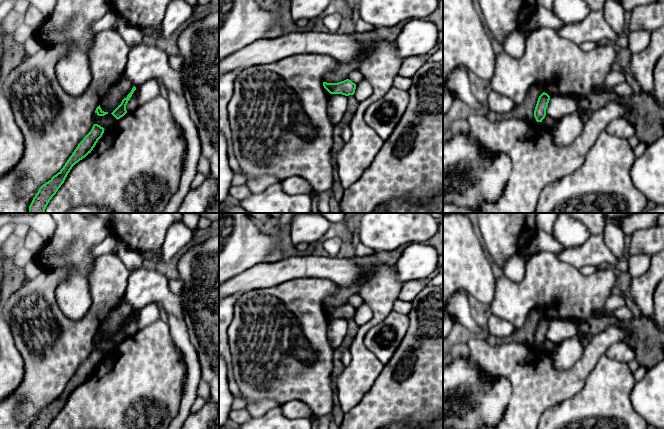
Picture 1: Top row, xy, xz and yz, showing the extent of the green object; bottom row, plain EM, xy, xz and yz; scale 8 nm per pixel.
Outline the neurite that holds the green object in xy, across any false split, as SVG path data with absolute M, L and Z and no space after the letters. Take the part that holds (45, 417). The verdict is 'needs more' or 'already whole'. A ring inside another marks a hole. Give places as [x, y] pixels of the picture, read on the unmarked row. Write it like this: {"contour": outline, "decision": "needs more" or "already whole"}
{"contour": "M98 348L93 349L91 355L78 368L63 392L39 412L30 429L48 429L52 421L64 407L72 391L91 377L98 364L102 361L104 354Z", "decision": "already whole"}

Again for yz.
{"contour": "M545 316L539 320L534 334L534 341L537 346L542 346L542 344L545 342L549 324L550 320Z", "decision": "already whole"}

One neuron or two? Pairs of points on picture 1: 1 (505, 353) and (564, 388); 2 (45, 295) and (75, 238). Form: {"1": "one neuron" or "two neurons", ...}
{"1": "one neuron", "2": "two neurons"}

